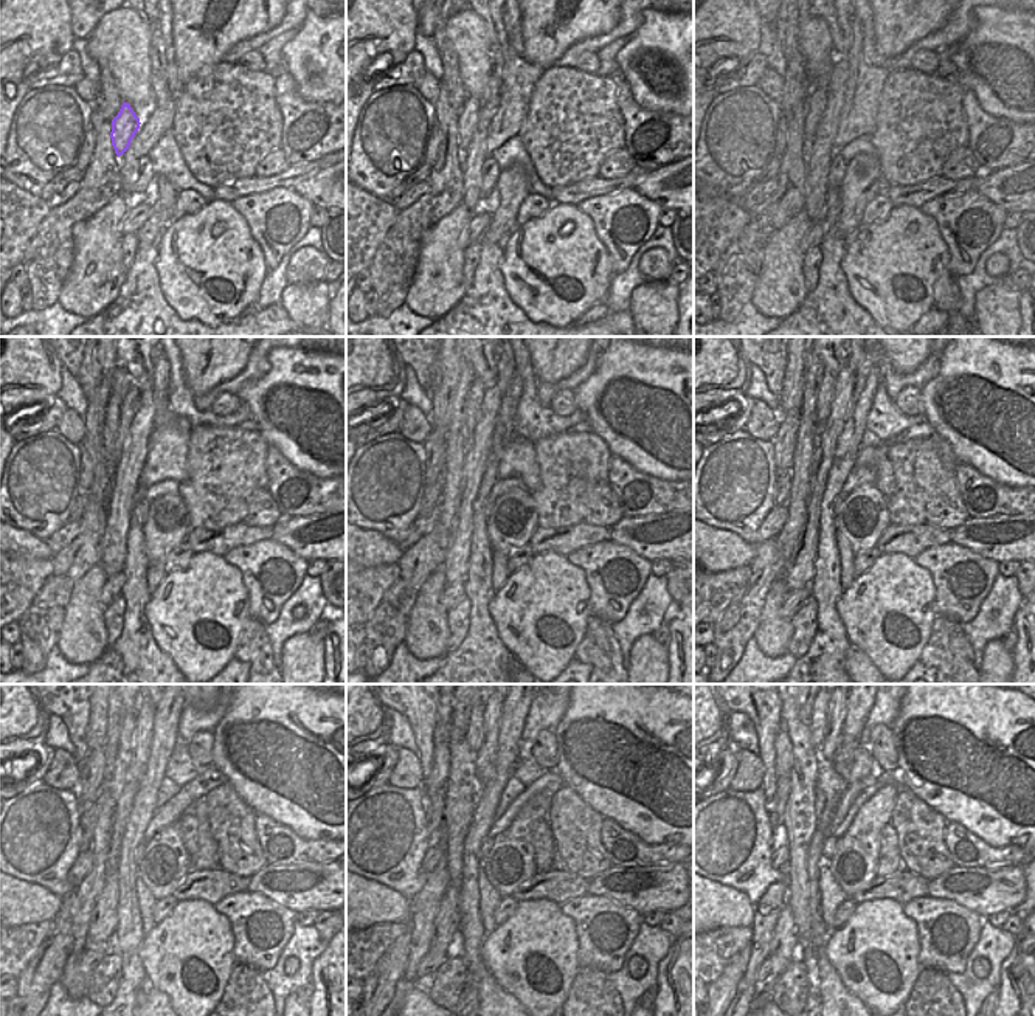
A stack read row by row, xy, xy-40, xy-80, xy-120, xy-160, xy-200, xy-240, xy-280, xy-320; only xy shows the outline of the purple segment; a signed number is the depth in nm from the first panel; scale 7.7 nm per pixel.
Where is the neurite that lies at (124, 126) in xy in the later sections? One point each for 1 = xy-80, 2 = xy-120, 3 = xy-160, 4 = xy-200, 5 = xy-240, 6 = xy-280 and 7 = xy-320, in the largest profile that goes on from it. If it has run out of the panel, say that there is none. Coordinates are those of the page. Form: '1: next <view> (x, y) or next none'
1: next xy-80 (816, 98)
2: next xy-120 (129, 400)
3: next xy-160 (477, 391)
4: next xy-200 (824, 393)
5: next xy-240 (128, 731)
6: next xy-280 (474, 736)
7: next xy-320 (820, 715)

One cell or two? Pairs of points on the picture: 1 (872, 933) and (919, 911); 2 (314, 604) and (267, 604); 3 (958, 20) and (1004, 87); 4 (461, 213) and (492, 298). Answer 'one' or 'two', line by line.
1: two
2: two
3: two
4: two

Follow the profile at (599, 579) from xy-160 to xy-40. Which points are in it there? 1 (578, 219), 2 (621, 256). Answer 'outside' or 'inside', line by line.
1: outside
2: inside

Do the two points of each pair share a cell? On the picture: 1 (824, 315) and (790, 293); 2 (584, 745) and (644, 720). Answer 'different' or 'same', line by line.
1: different
2: same

